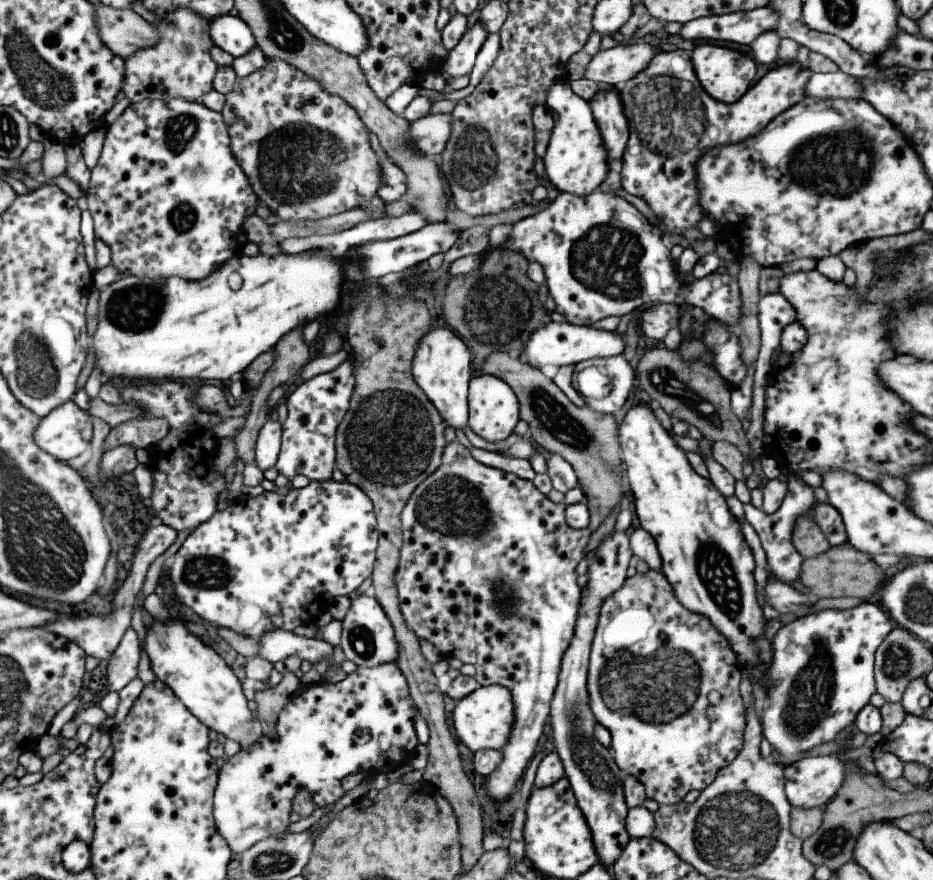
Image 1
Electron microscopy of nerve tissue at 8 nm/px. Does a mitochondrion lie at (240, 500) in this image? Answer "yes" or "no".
no

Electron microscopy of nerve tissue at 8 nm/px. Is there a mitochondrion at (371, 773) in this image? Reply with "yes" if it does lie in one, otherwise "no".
no

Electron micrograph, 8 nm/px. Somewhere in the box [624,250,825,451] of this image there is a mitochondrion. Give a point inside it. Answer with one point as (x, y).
(688, 393)

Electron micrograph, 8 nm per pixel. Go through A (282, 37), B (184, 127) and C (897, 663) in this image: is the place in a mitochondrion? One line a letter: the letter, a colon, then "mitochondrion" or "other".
A: mitochondrion
B: mitochondrion
C: mitochondrion

